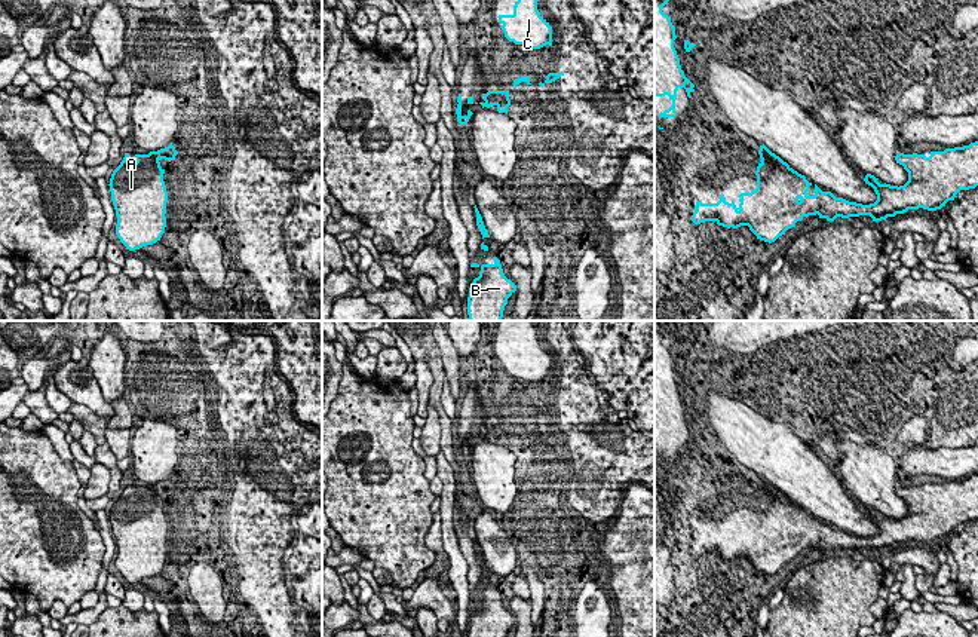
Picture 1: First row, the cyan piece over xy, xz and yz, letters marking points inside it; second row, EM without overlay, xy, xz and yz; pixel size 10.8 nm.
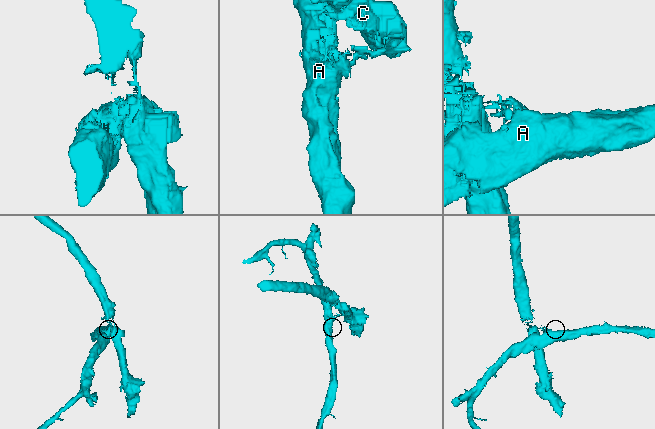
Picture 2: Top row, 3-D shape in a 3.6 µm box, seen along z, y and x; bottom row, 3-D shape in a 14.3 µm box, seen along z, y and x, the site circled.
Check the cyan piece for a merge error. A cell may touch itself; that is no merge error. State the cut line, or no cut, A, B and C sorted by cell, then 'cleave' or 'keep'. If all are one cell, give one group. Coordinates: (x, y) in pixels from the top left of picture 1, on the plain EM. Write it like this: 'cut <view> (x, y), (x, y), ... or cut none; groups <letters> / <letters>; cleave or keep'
cut xy (149, 486), (158, 492); groups A B / C; cleave

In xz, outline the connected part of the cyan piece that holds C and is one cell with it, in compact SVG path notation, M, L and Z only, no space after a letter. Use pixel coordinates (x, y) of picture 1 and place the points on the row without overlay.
M533 322L515 324L515 331L513 346L497 349L505 370L527 382L552 379L552 359L537 343L537 327Z

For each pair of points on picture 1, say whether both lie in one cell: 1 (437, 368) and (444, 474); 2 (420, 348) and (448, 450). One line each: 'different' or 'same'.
1: different
2: same

